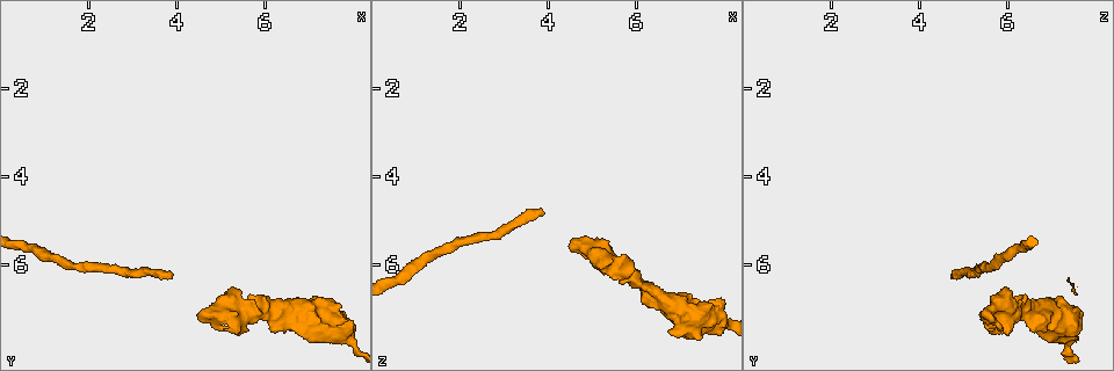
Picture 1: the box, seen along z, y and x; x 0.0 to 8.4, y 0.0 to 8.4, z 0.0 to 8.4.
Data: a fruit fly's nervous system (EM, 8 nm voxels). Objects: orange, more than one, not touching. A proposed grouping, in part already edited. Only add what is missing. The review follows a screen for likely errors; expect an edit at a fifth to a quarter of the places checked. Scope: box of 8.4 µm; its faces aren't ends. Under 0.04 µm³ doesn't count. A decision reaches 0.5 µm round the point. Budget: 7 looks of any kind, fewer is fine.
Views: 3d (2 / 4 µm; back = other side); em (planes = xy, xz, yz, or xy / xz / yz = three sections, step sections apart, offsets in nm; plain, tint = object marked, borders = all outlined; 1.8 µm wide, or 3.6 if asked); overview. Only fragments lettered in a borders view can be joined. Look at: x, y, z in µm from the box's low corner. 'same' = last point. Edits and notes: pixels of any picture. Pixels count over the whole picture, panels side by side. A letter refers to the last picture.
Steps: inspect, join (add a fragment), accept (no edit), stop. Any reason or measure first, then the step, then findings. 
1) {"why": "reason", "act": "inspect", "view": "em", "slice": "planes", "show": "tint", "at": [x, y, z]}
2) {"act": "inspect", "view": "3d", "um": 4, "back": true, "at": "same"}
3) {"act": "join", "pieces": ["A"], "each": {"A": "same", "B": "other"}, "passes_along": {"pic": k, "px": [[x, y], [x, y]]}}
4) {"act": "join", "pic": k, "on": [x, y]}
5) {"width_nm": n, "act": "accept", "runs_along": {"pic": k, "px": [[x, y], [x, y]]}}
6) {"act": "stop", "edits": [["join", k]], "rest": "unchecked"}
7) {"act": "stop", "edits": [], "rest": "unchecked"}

{"why": "branch point", "act": "inspect", "view": "em", "um": 3.6, "slice": "xz", "step": 16, "show": "tint", "at": [7.80, 7.60, 7.30]}

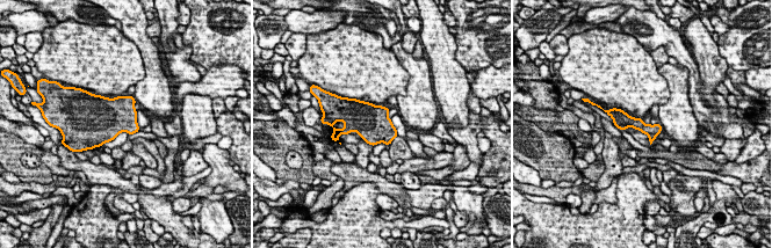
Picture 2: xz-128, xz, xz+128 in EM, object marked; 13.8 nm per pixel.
{"why": "another direction", "act": "inspect", "view": "em", "um": 3.6, "slice": "planes", "show": "tint", "at": "same"}

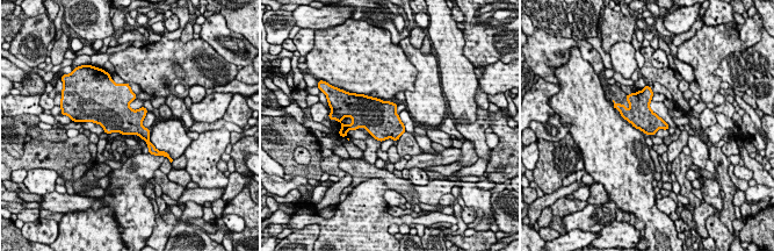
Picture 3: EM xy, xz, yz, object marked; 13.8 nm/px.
{"act": "inspect", "view": "em", "um": 3.6, "slice": "planes", "show": "borders", "at": "same"}

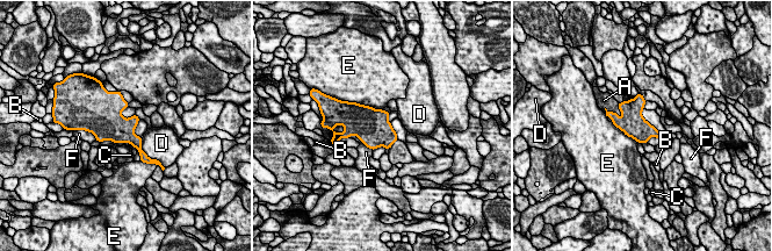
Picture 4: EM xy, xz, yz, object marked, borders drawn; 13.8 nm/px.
{"act": "join", "pieces": ["A"], "each": {"A": "same", "B": "other", "C": "other", "D": "other", "E": "other", "F": "other"}, "found": "the neuron continues"}

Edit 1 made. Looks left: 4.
{"why": "an open end", "act": "inspect", "view": "em", "slice": "yz", "step": 16, "show": "tint", "at": [5.45, 7.50, 5.70]}

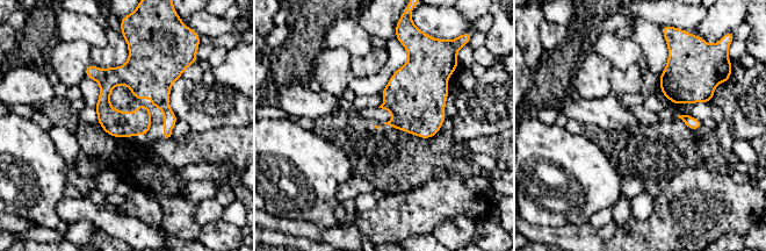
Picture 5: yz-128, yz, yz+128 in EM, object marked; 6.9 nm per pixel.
{"act": "inspect", "view": "em", "slice": "planes", "show": "tint", "at": "same"}

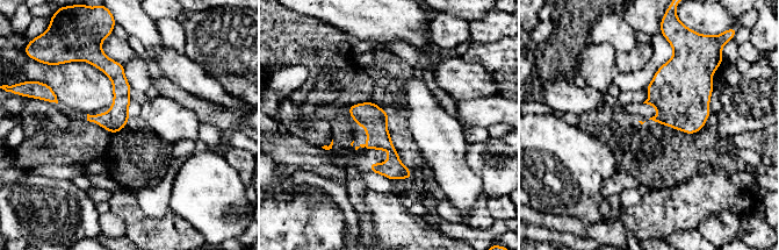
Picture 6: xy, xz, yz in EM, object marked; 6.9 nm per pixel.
{"why": "what lies round it", "act": "inspect", "view": "em", "slice": "planes", "show": "borders", "at": "same"}

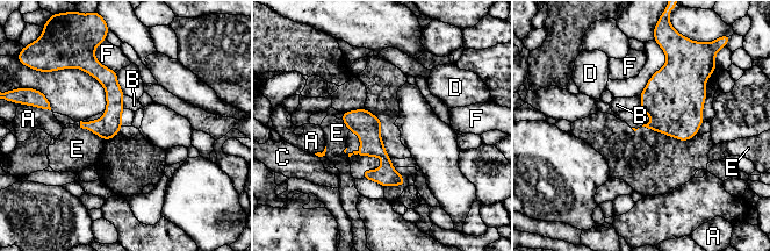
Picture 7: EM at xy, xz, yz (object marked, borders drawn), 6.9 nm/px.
{"act": "accept", "each": {"A": "other", "B": "other", "C": "other", "D": "other", "E": "other", "F": "other"}, "border": {"pic": 7, "px": [[639, 95], [641, 104], [635, 109]]}, "found": "none of them fits"}

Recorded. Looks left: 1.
{"act": "stop", "edits": [["join", 4]], "rest": "unchecked"}

